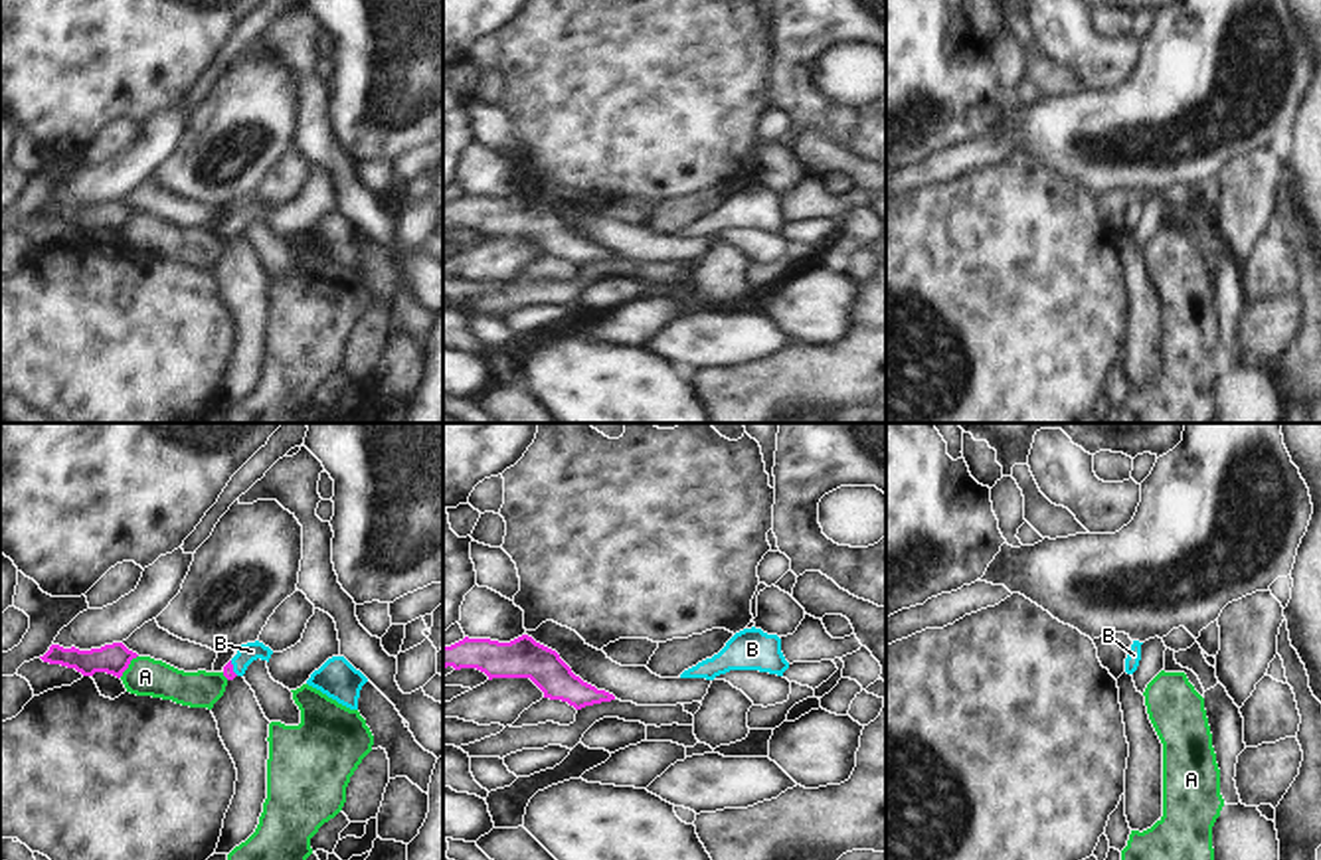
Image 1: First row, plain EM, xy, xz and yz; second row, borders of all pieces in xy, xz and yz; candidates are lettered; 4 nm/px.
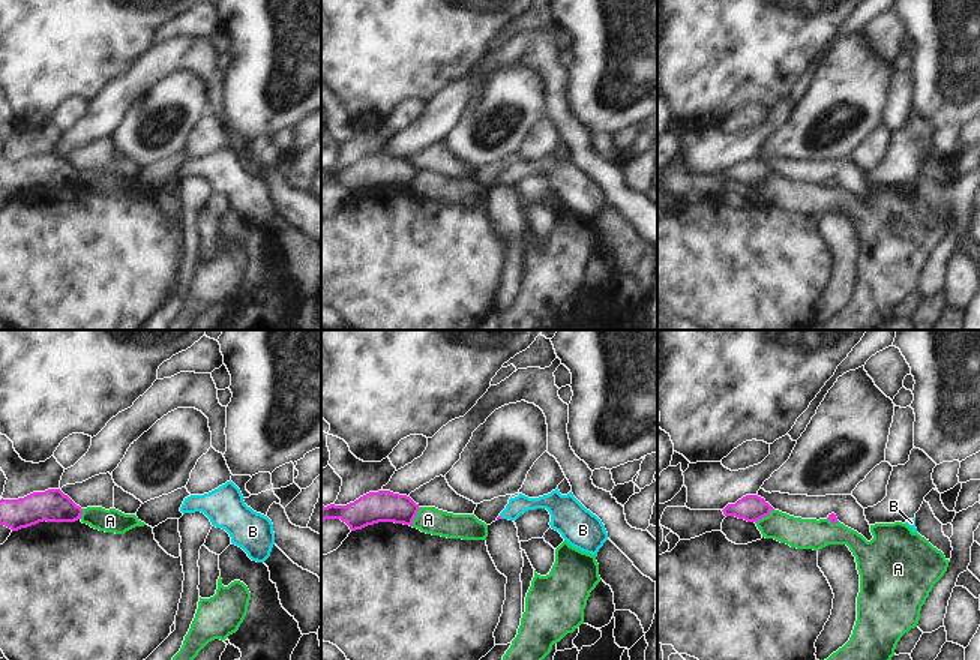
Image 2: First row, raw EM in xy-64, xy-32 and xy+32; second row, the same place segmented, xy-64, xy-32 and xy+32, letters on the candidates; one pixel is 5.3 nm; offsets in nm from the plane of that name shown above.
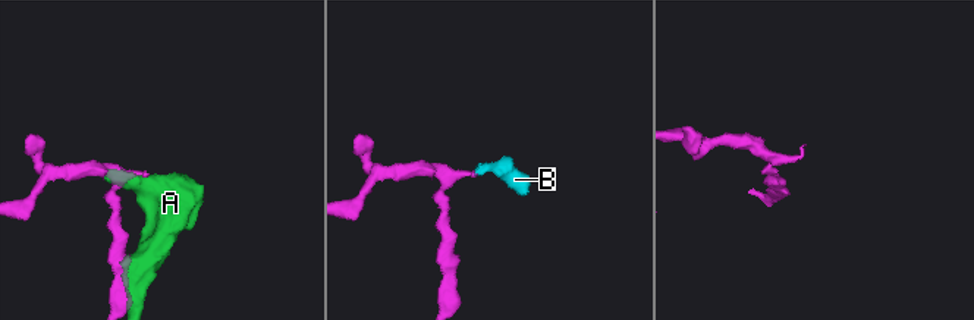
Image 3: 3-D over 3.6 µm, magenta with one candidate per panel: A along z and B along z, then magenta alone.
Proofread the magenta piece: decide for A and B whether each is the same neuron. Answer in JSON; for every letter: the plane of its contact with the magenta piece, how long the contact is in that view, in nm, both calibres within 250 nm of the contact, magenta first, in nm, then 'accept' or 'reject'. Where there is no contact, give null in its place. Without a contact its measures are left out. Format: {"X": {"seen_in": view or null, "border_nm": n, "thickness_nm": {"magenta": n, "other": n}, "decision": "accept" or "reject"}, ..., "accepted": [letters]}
{"A": {"seen_in": "xy", "border_nm": 120, "thickness_nm": {"magenta": 130, "other": 160}, "decision": "reject"}, "B": {"seen_in": "xy", "border_nm": 70, "thickness_nm": {"magenta": 50, "other": 80}, "decision": "accept"}, "accepted": ["B"]}

